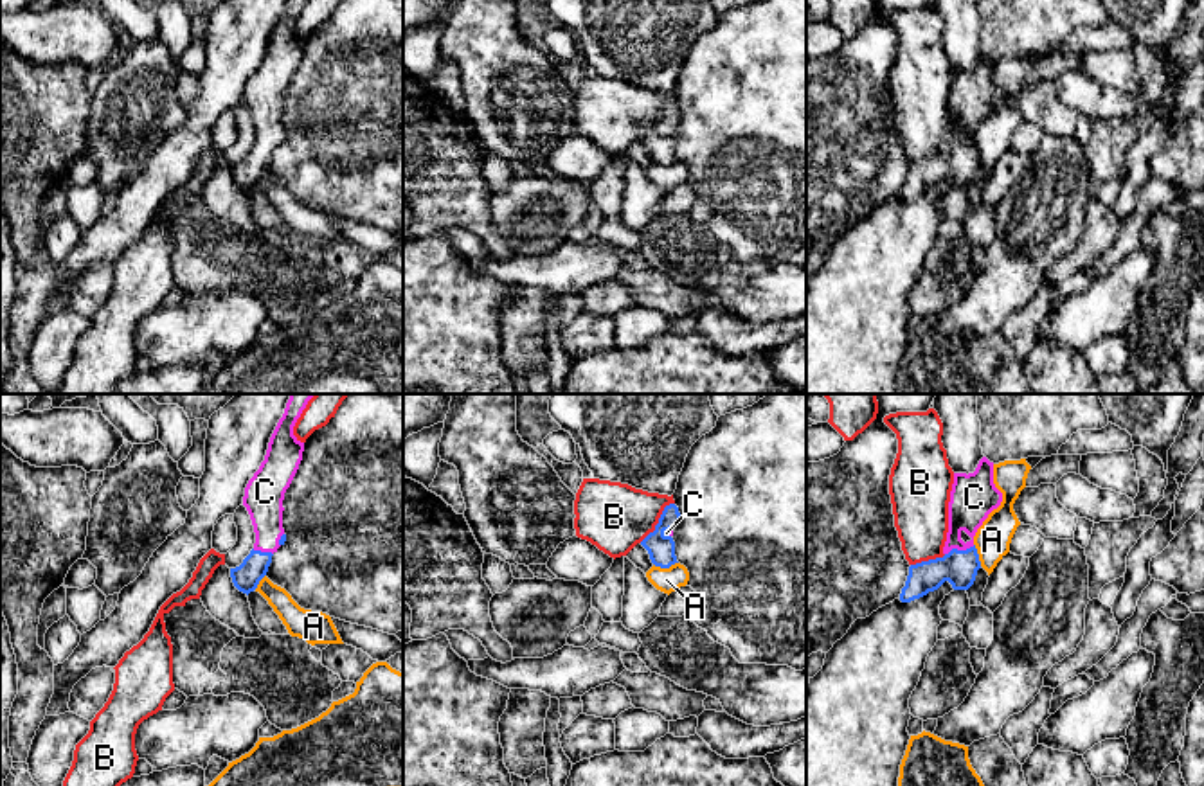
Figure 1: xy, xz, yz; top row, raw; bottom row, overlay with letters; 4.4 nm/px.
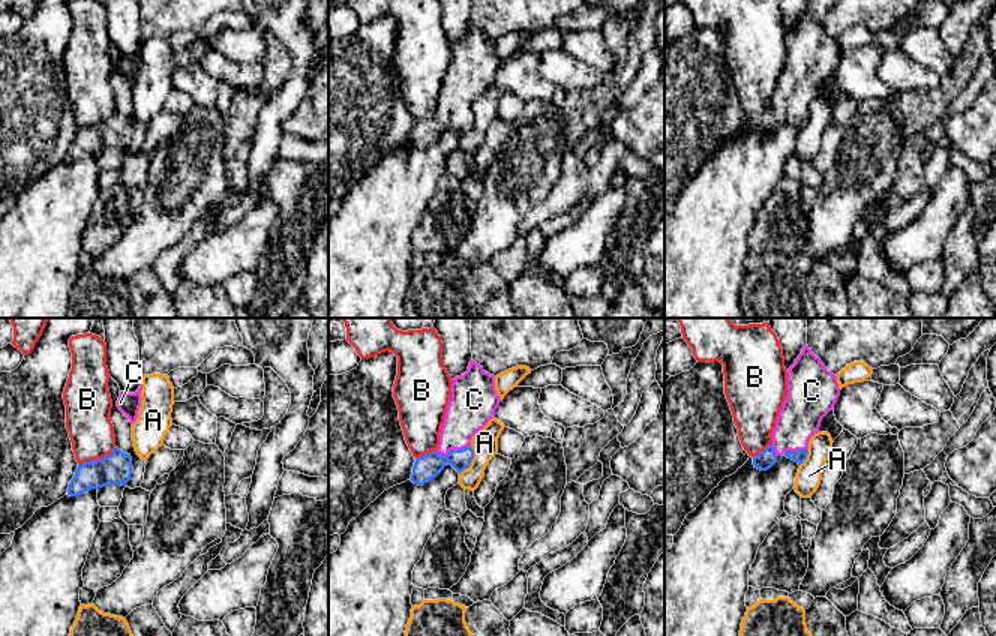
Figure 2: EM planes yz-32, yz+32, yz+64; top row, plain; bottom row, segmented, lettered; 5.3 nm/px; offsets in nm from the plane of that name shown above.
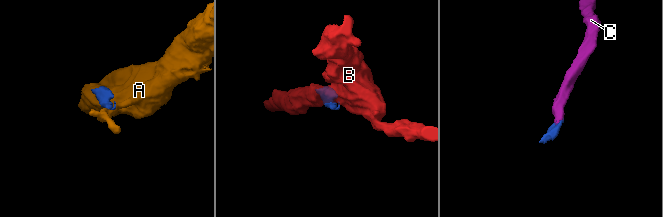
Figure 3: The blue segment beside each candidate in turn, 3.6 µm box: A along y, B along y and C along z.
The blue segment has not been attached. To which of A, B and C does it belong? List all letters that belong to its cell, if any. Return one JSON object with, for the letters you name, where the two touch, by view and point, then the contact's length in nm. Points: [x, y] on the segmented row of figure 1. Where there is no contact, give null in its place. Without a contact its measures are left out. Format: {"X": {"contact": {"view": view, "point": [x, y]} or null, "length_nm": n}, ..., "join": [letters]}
{"C": {"contact": {"view": "yz", "point": [960, 551]}, "length_nm": 140}, "join": ["C"]}

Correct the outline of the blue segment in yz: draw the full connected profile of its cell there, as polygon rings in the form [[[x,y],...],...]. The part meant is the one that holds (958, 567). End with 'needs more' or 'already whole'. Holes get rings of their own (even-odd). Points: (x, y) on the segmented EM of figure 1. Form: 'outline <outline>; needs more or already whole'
outline [[[986,457],[979,460],[974,473],[954,473],[945,556],[911,565],[900,601],[920,599],[938,590],[945,581],[954,590],[968,590],[981,568],[974,536],[1001,502],[1002,493],[993,484],[993,462]]]; needs more

